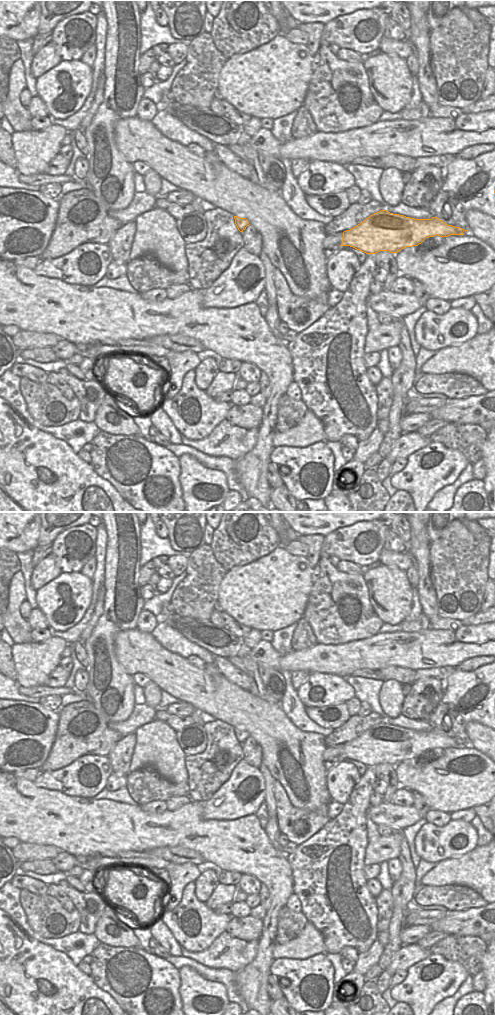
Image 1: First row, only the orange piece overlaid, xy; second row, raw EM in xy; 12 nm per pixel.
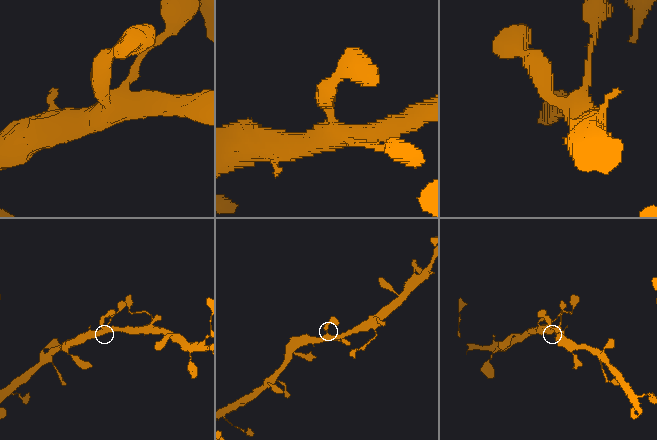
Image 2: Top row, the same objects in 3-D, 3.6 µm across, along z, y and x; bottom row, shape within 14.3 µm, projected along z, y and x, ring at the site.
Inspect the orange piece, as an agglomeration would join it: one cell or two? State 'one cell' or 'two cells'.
one cell

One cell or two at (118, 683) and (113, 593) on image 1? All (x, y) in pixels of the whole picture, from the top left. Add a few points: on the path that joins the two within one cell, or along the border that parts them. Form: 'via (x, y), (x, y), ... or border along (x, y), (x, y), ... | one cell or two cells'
via (110, 661), (108, 626), (112, 621), (112, 615) | one cell

